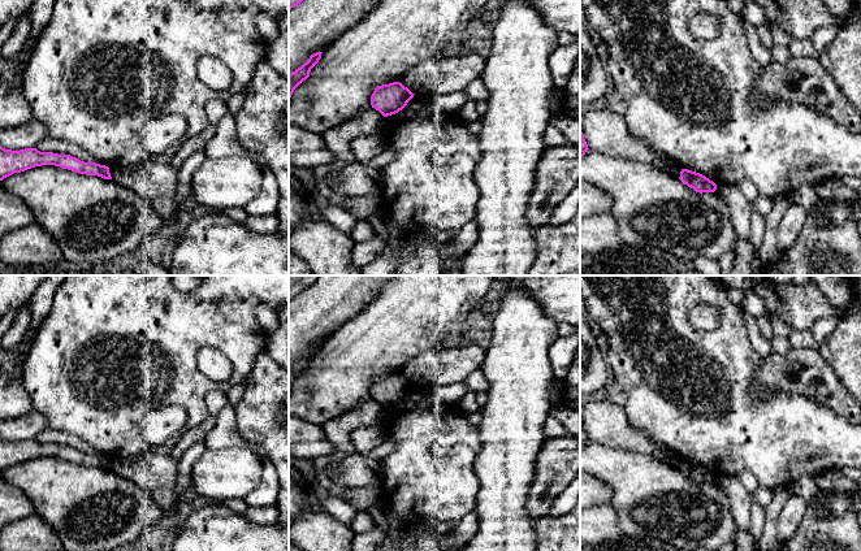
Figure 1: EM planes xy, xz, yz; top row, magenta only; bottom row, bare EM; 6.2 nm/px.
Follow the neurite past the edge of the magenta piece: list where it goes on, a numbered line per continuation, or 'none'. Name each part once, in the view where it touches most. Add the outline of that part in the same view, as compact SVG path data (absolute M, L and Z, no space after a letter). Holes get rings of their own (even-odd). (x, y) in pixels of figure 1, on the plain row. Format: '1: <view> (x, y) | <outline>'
none

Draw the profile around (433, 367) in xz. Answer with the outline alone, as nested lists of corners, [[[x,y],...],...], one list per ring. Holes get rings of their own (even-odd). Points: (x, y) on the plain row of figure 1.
[[[479,346],[430,348],[412,357],[399,372],[412,385],[453,385],[480,369],[486,350]]]

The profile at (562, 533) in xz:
[[[580,499],[564,516],[542,516],[535,526],[536,551],[580,551]]]

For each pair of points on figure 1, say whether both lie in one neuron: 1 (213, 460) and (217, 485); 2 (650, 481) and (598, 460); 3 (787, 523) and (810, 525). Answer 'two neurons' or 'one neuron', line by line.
1: one neuron
2: one neuron
3: two neurons

